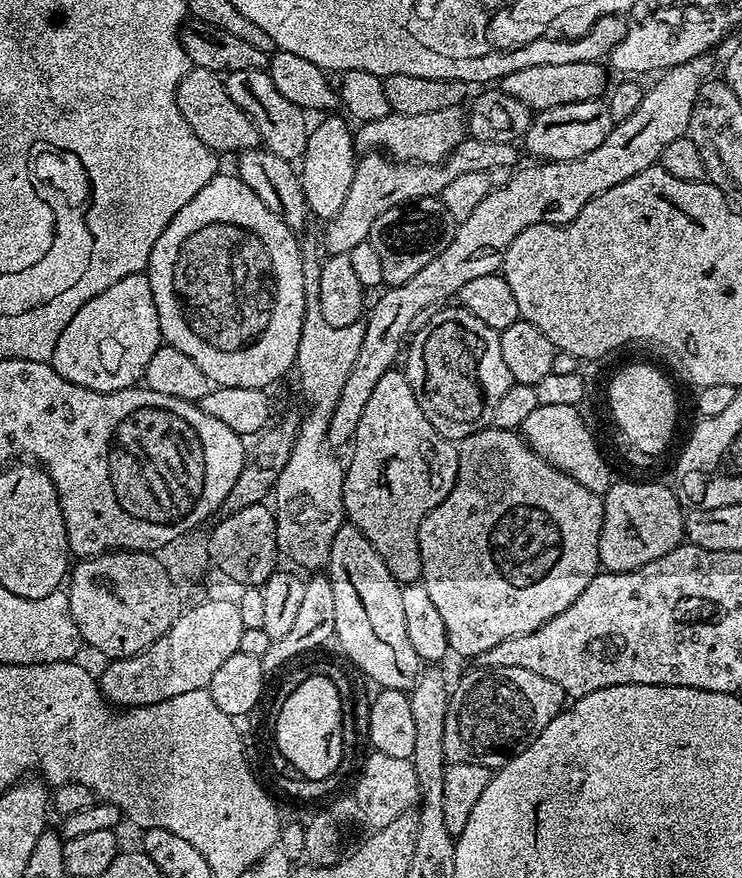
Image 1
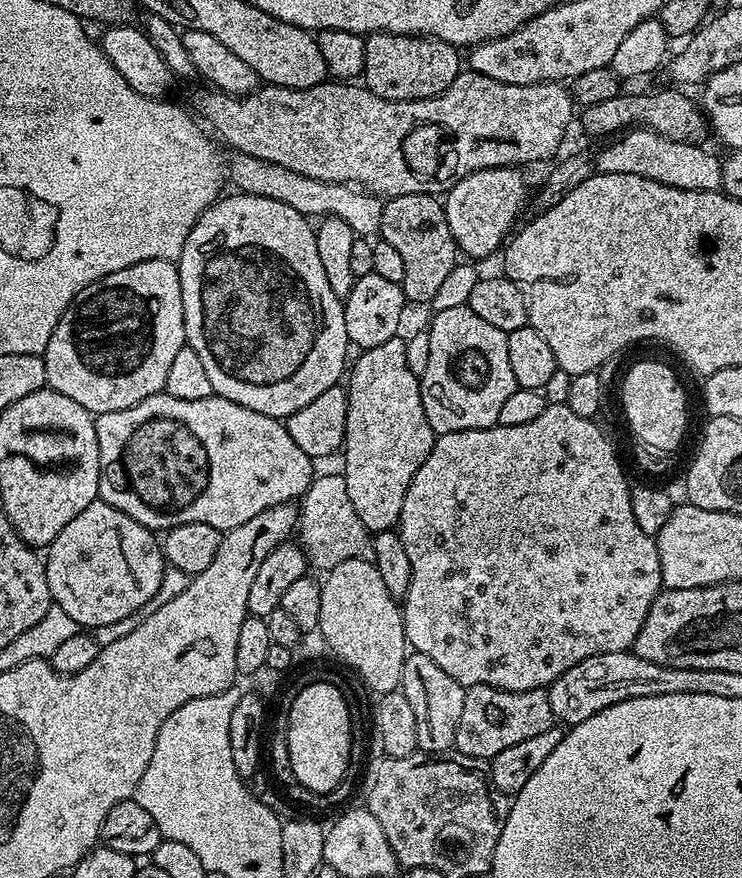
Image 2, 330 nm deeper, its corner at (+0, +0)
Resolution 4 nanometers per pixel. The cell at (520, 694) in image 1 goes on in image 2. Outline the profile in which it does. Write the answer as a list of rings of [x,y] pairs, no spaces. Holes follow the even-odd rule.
[[[474,686],[464,689],[462,718],[458,718],[455,751],[473,756],[479,760],[491,761],[492,757],[502,754],[517,742],[535,738],[554,727],[554,717],[550,710],[550,698],[542,688],[511,692],[494,686]]]

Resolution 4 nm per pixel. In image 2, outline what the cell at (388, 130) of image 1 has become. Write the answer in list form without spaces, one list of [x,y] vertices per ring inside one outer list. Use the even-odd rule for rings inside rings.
[[[462,70],[458,74],[458,78],[454,78],[454,82],[450,82],[450,86],[442,94],[438,94],[434,98],[411,100],[410,102],[394,102],[386,98],[378,98],[378,94],[374,94],[370,89],[356,82],[325,82],[309,88],[283,88],[273,84],[264,84],[248,96],[231,96],[225,92],[215,91],[208,86],[203,87],[196,88],[192,92],[192,104],[196,107],[197,112],[195,112],[195,115],[201,121],[208,120],[209,125],[207,124],[207,127],[217,137],[220,135],[229,144],[229,149],[241,152],[247,156],[253,156],[259,160],[265,160],[271,164],[277,164],[286,170],[294,170],[306,178],[314,178],[315,180],[332,182],[334,184],[359,186],[364,191],[373,192],[375,196],[381,198],[405,196],[407,192],[410,194],[418,194],[419,192],[444,194],[447,193],[449,188],[453,188],[455,184],[460,183],[462,178],[466,178],[478,170],[511,168],[513,166],[532,164],[535,160],[548,160],[559,150],[560,143],[563,142],[564,135],[568,132],[568,127],[574,124],[574,112],[572,116],[574,97],[563,83],[511,84],[510,82],[498,82],[494,78],[486,78],[486,74],[478,74],[471,70]]]

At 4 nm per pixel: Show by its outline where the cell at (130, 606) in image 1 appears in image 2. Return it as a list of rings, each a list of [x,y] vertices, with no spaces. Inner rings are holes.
[[[99,498],[86,506],[78,518],[62,526],[58,538],[54,538],[54,542],[48,545],[43,562],[53,605],[66,610],[66,614],[70,614],[70,618],[74,618],[77,626],[84,630],[107,626],[109,622],[122,622],[122,618],[143,610],[146,602],[158,594],[158,586],[162,586],[162,574],[166,567],[157,533],[142,526],[142,522],[134,522],[130,514],[122,514],[122,510]]]

